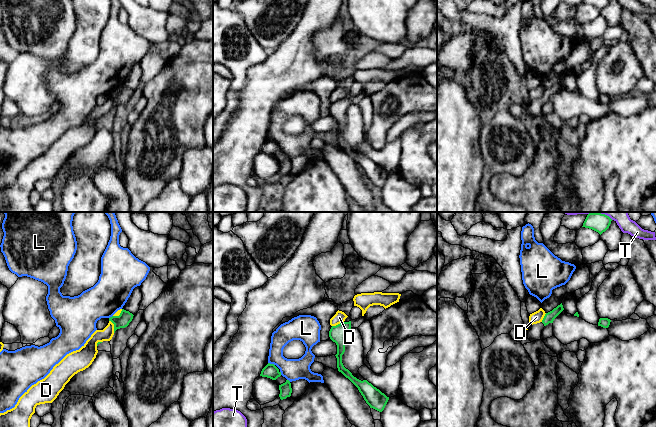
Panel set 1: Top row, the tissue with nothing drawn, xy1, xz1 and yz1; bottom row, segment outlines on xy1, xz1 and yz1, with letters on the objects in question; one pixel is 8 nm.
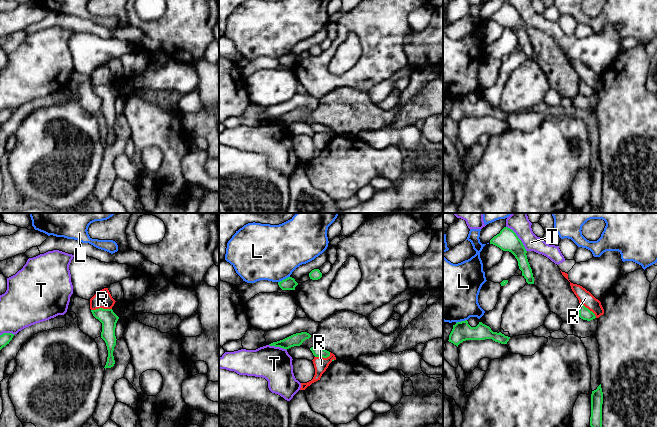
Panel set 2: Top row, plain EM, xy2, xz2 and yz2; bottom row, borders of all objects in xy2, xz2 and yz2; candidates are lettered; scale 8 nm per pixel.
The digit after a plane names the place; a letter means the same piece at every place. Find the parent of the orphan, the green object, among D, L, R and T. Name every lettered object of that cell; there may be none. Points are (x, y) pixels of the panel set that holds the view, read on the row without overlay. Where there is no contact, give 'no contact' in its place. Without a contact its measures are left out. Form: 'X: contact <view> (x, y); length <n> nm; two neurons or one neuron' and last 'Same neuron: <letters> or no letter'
D: contact xy1 (114, 102); length 110 nm; two neurons
L: contact xz2 (284, 55); length 110 nm; two neurons
R: contact xy2 (101, 84); length 170 nm; two neurons
T: contact yz2 (518, 14); length 260 nm; two neurons
Same neuron: no letter

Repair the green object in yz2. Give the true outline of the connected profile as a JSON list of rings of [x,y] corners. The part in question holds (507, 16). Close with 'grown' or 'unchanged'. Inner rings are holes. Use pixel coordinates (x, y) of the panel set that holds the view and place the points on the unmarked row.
[[[504,3],[499,10],[490,16],[490,20],[499,23],[503,27],[511,28],[517,35],[519,45],[522,47],[522,52],[526,55],[526,58],[534,60],[532,45],[526,31],[527,27],[512,5]]]; unchanged

